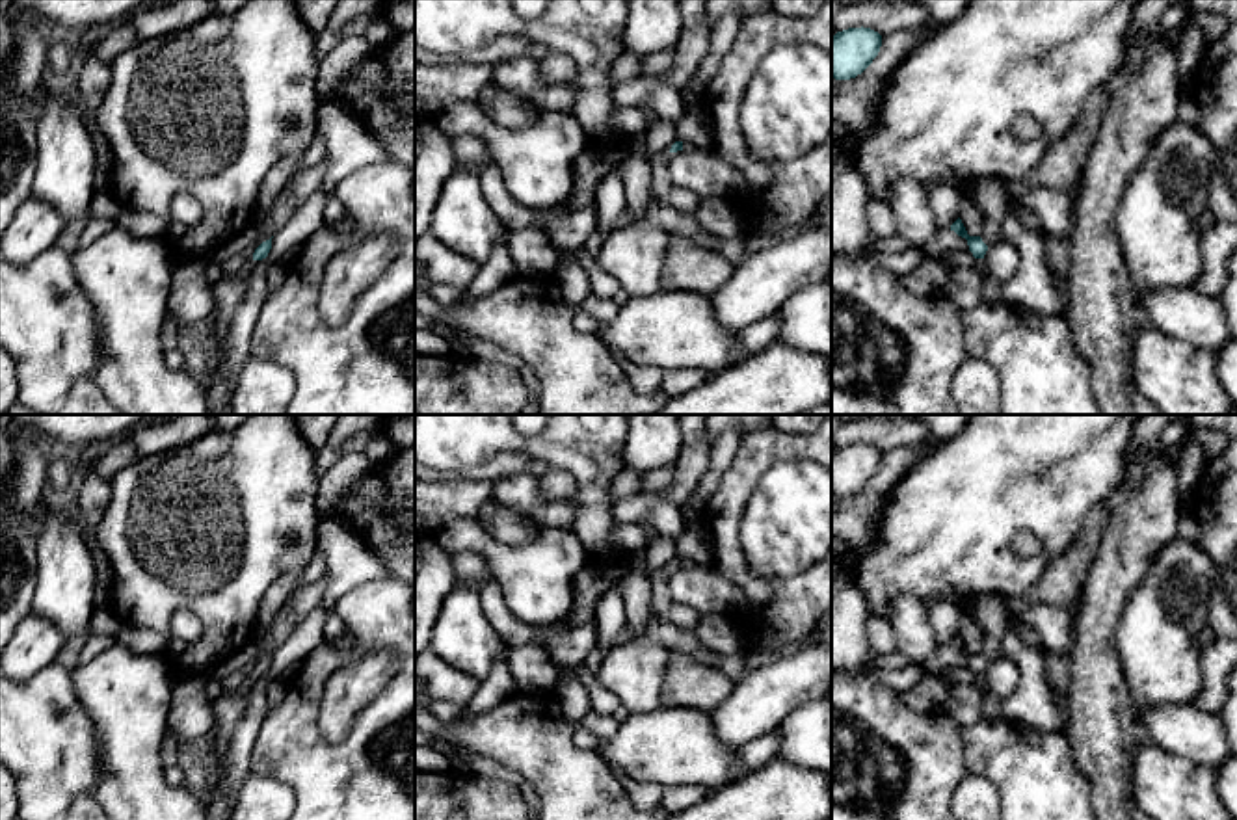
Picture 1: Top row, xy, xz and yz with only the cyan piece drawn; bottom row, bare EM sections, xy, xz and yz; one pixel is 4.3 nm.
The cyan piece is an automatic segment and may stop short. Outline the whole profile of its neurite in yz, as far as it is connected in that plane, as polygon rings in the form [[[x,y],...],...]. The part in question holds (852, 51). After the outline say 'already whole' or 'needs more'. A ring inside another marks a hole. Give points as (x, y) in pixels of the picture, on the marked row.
[[[848,28],[831,35],[831,76],[850,80],[861,74],[882,46],[882,35],[871,28]]]; already whole

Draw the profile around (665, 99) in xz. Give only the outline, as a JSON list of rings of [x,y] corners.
[[[638,76],[616,84],[612,87],[612,97],[619,106],[647,104],[660,121],[677,123],[685,115],[681,89],[666,84],[660,76]]]

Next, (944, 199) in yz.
[[[934,182],[928,190],[928,203],[938,229],[951,229],[958,219],[958,190],[947,182]]]

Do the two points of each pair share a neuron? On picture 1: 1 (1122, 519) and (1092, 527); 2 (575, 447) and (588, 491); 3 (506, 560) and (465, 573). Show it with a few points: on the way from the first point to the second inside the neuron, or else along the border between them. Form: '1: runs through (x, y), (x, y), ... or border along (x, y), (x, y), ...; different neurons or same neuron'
1: border along (1105, 504), (1107, 527), (1102, 547), (1092, 562); different neurons
2: runs through (586, 458), (588, 480); same neuron
3: border along (454, 551), (477, 551), (486, 562), (490, 575); different neurons

